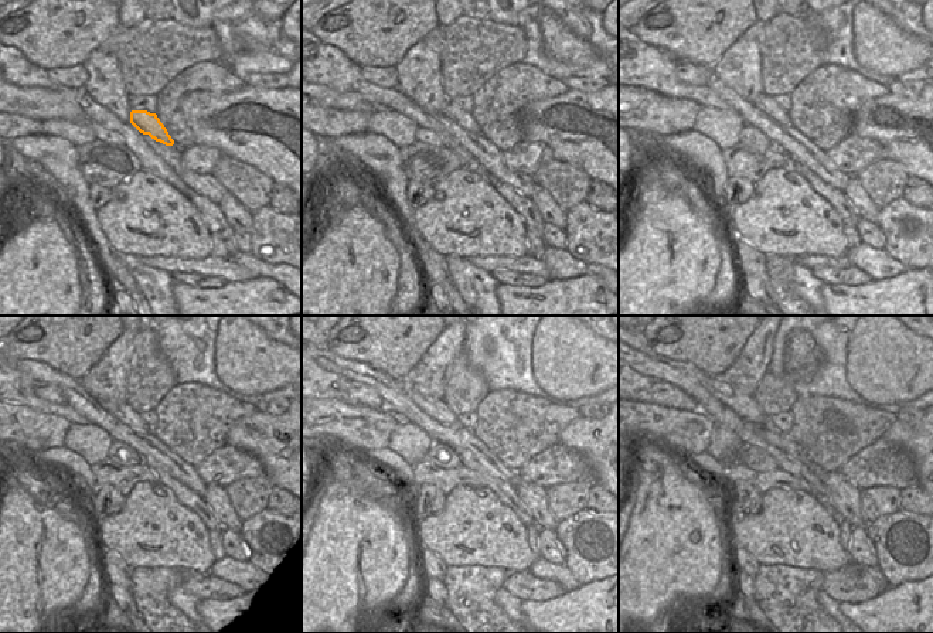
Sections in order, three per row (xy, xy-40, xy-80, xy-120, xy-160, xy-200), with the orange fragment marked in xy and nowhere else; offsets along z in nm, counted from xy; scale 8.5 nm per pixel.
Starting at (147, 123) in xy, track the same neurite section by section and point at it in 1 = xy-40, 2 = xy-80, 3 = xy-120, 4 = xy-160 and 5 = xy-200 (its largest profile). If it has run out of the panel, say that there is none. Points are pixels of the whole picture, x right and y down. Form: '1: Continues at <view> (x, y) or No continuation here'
1: Continues at xy-40 (465, 119)
2: Continues at xy-80 (768, 105)
3: Continues at xy-120 (123, 412)
4: Continues at xy-160 (436, 409)
5: Continues at xy-200 (721, 388)

